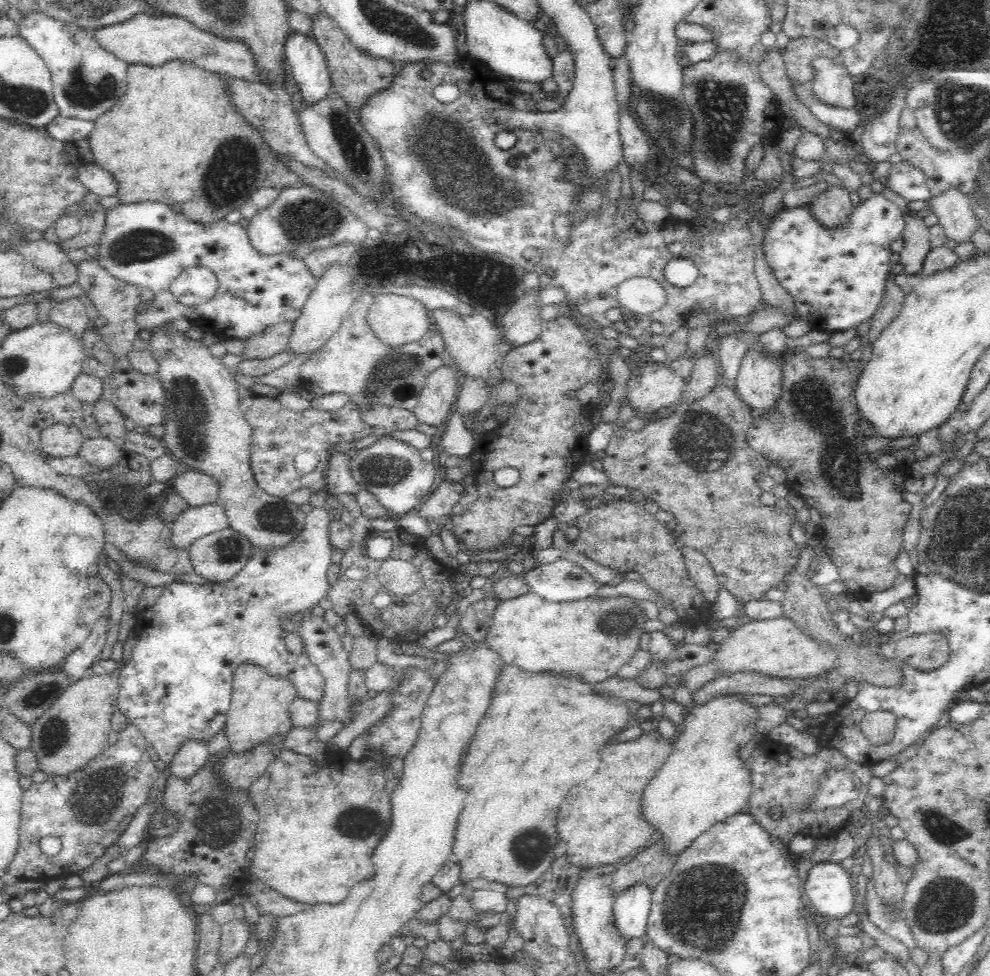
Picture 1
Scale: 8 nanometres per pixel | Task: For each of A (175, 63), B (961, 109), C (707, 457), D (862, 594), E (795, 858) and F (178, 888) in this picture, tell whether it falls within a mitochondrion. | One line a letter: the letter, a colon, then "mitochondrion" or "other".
A: other
B: mitochondrion
C: mitochondrion
D: other
E: other
F: other

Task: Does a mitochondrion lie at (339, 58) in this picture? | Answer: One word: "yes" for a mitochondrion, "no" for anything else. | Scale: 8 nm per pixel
no

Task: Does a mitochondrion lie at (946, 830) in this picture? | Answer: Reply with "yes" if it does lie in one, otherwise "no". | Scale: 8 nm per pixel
yes

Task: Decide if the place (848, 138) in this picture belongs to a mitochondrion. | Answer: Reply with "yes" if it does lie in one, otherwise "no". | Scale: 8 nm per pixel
no

